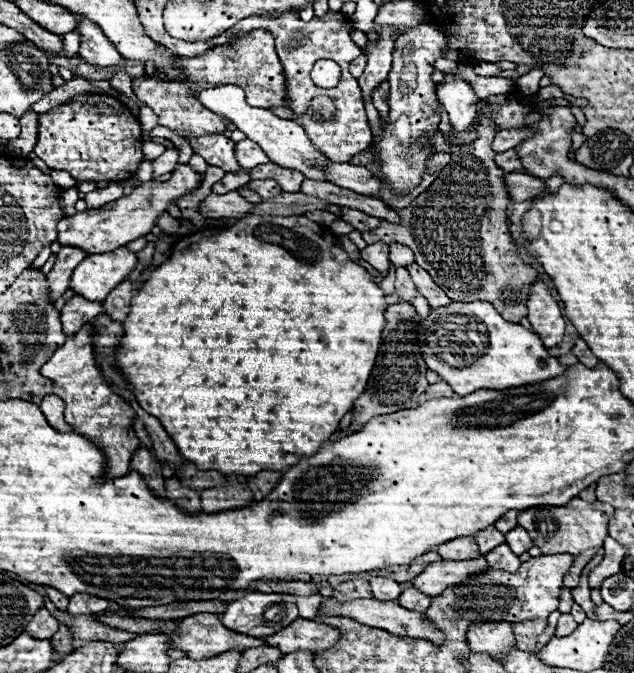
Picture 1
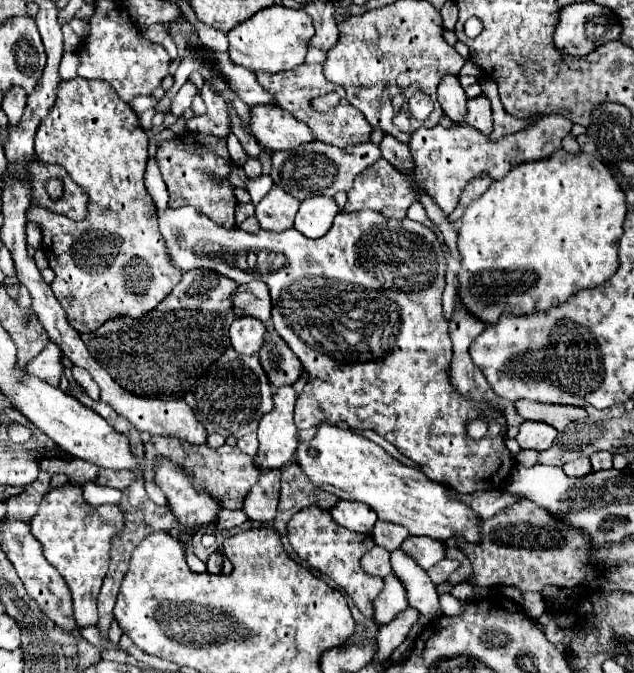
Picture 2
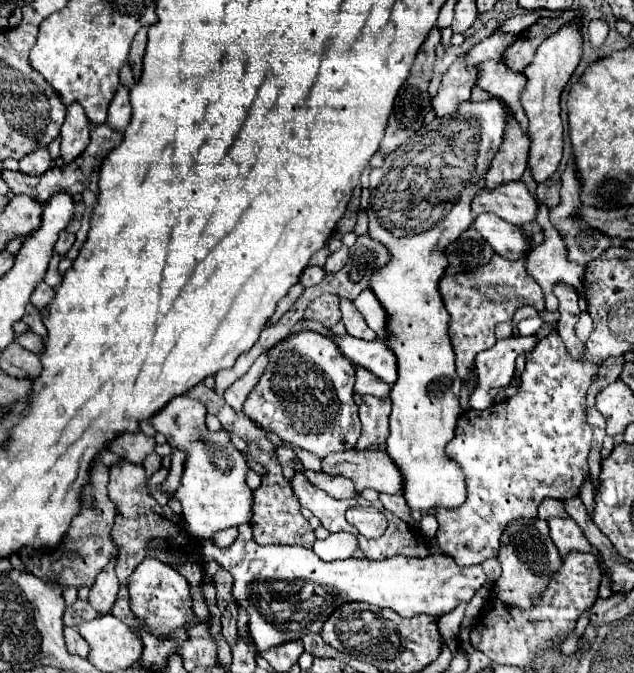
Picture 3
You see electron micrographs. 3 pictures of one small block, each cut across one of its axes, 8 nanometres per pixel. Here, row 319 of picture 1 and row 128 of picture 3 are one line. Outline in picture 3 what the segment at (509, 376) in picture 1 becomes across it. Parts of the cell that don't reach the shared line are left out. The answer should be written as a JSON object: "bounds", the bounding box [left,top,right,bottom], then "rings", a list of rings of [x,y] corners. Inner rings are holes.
{"bounds":[368,100,506,512],"rings":[[[500,100],[464,102],[456,114],[436,118],[416,136],[408,138],[398,150],[390,152],[380,168],[370,174],[370,204],[368,204],[368,234],[380,240],[392,254],[392,260],[376,270],[370,278],[370,290],[378,296],[388,312],[386,344],[398,358],[398,380],[392,386],[392,414],[390,436],[386,452],[402,472],[402,496],[410,510],[426,512],[430,508],[458,508],[466,502],[466,480],[458,462],[446,454],[446,444],[454,438],[456,422],[460,418],[460,390],[462,382],[456,374],[454,352],[448,338],[448,312],[438,292],[438,280],[448,266],[442,250],[454,242],[472,224],[470,202],[484,188],[484,176],[498,152],[504,136],[506,110]]]}

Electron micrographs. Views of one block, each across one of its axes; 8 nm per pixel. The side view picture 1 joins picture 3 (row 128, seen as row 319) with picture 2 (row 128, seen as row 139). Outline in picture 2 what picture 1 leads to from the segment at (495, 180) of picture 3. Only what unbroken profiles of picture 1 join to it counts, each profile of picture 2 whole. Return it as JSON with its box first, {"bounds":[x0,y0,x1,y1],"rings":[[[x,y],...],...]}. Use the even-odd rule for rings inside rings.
{"bounds":[464,96,492,134],"rings":[[[486,96],[468,100],[468,114],[464,118],[464,124],[474,126],[482,134],[492,132],[492,108],[490,108],[490,100]]]}

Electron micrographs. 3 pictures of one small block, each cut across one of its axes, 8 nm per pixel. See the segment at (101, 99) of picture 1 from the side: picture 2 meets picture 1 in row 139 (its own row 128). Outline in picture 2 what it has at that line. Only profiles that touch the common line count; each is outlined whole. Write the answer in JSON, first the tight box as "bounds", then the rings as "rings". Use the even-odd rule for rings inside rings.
{"bounds":[26,76,182,334],"rings":[[[80,76],[74,78],[74,80],[62,82],[54,108],[50,110],[50,114],[38,126],[38,132],[36,132],[36,158],[42,160],[44,164],[58,164],[58,166],[62,166],[70,174],[70,178],[88,194],[88,214],[86,214],[84,220],[72,220],[72,218],[68,218],[64,214],[52,212],[52,210],[36,206],[36,204],[32,204],[26,210],[28,222],[36,222],[40,226],[40,232],[42,232],[42,252],[48,258],[50,270],[56,274],[56,278],[50,284],[50,288],[52,288],[56,300],[60,302],[60,306],[64,308],[70,326],[74,326],[74,330],[78,330],[82,334],[82,332],[98,330],[98,326],[102,326],[108,320],[114,320],[118,316],[142,318],[142,314],[148,314],[150,310],[154,310],[154,306],[158,306],[158,302],[162,302],[162,298],[166,298],[166,294],[170,294],[170,290],[174,290],[174,286],[180,282],[182,272],[170,262],[170,258],[166,258],[166,242],[162,242],[162,234],[158,230],[156,206],[154,206],[152,198],[148,196],[148,192],[144,188],[144,178],[142,176],[144,176],[144,168],[146,168],[146,160],[148,160],[148,136],[140,128],[140,122],[138,122],[138,116],[134,114],[134,110],[126,102],[122,102],[106,82],[90,82],[90,80],[80,78]]]}

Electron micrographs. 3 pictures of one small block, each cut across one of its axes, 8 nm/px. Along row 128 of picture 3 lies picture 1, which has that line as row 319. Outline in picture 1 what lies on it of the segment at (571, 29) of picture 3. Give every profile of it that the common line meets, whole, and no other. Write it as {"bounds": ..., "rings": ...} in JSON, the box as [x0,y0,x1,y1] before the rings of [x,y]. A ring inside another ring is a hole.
{"bounds":[528,282,566,348],"rings":[[[534,282],[534,286],[530,286],[528,320],[532,322],[534,332],[542,338],[546,348],[552,348],[562,342],[566,324],[556,300],[548,294],[546,284],[542,282]]]}

